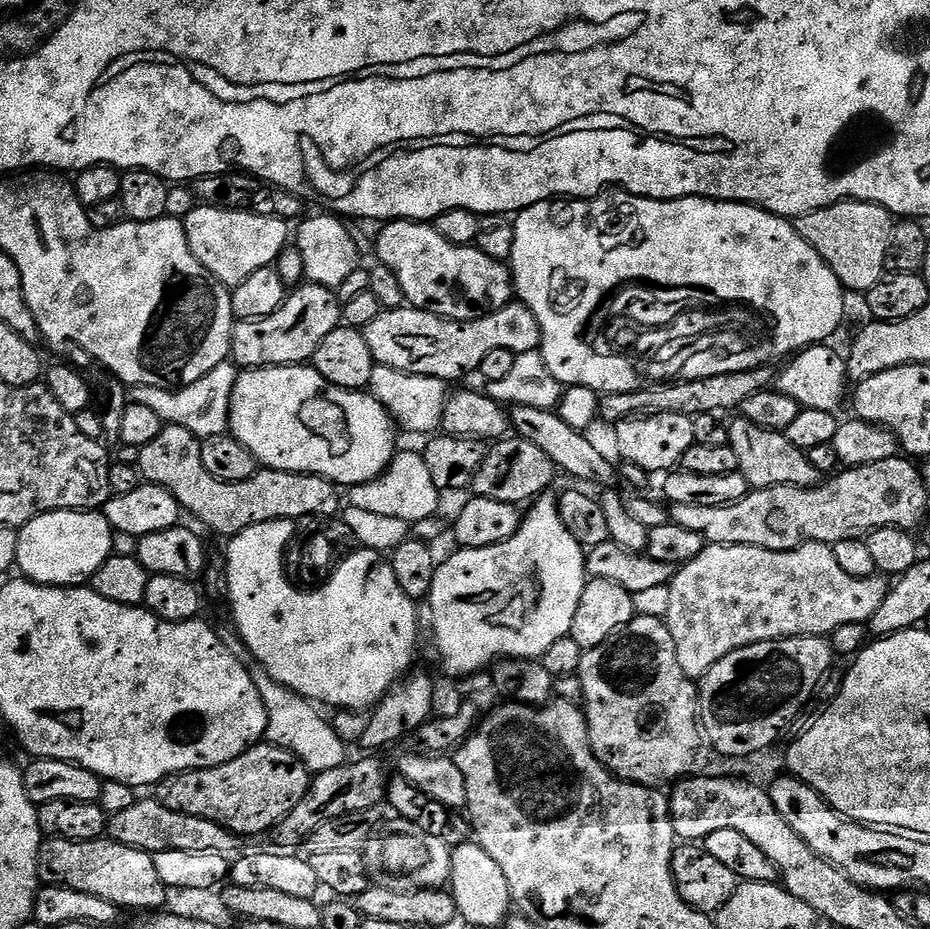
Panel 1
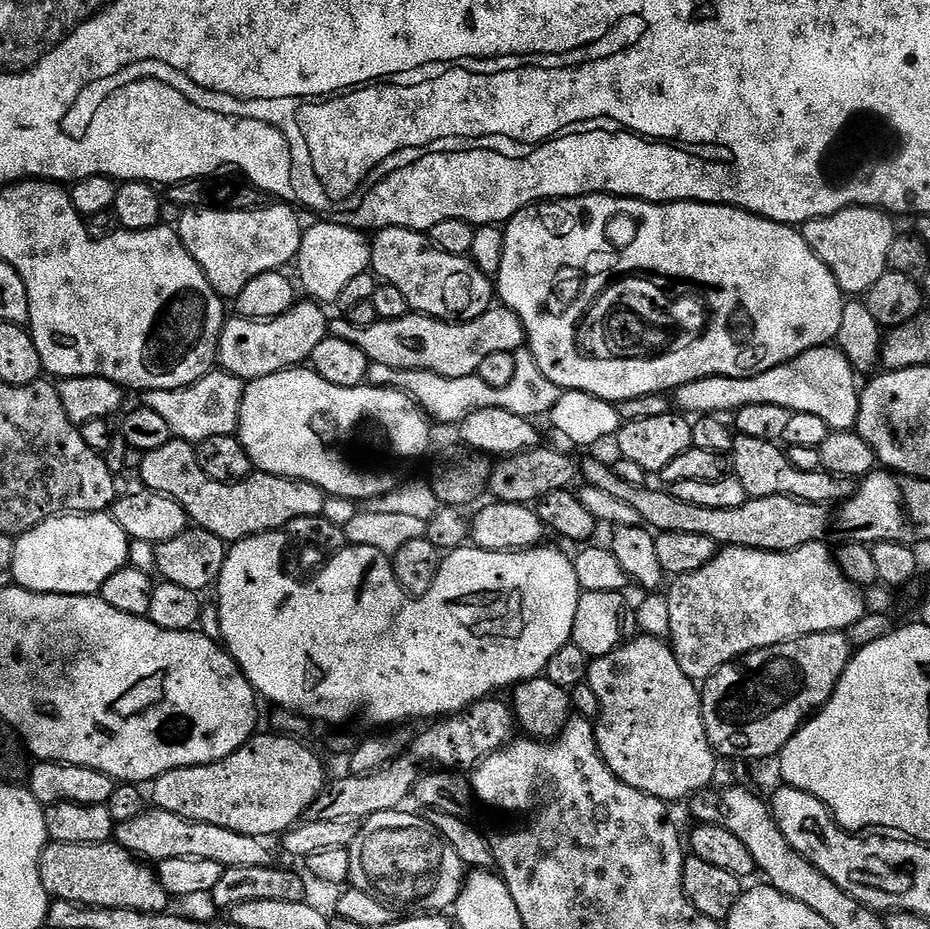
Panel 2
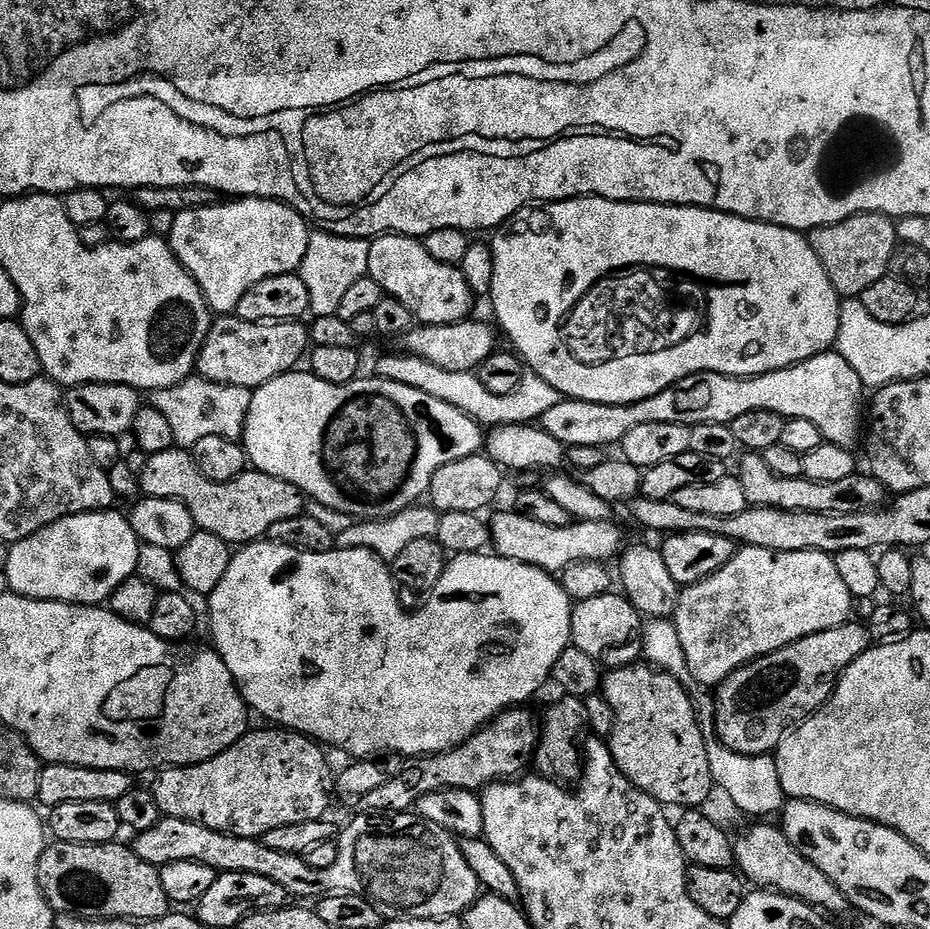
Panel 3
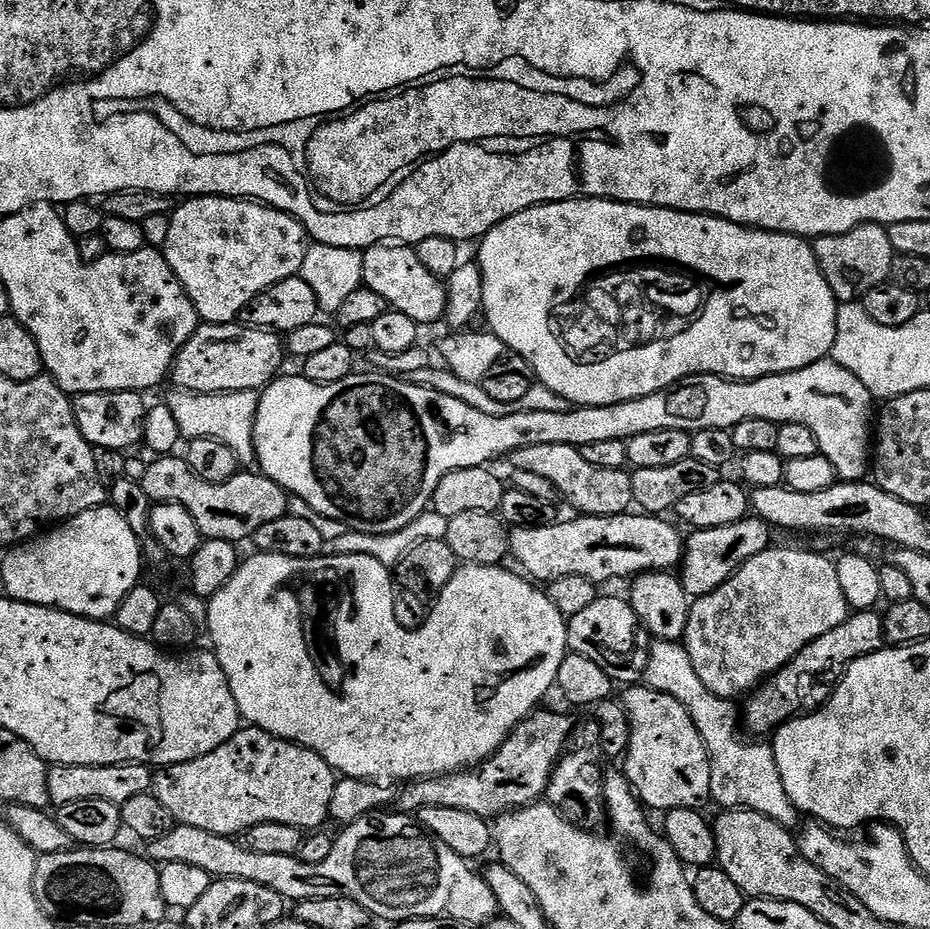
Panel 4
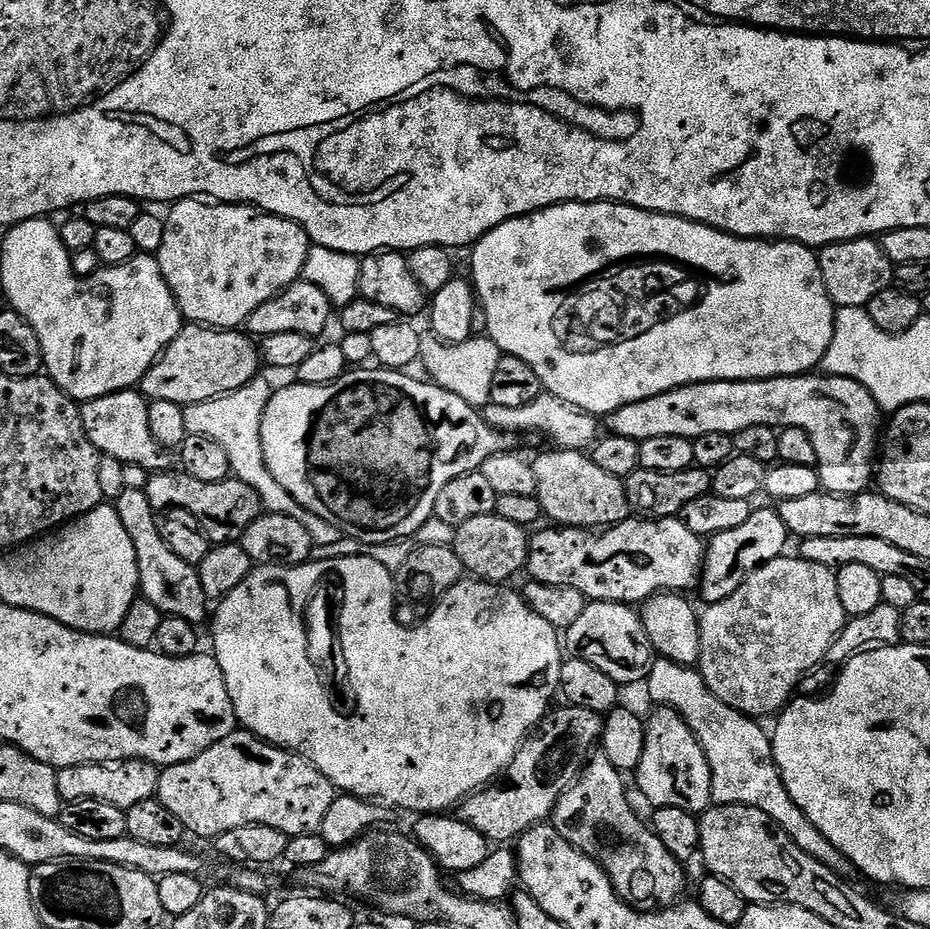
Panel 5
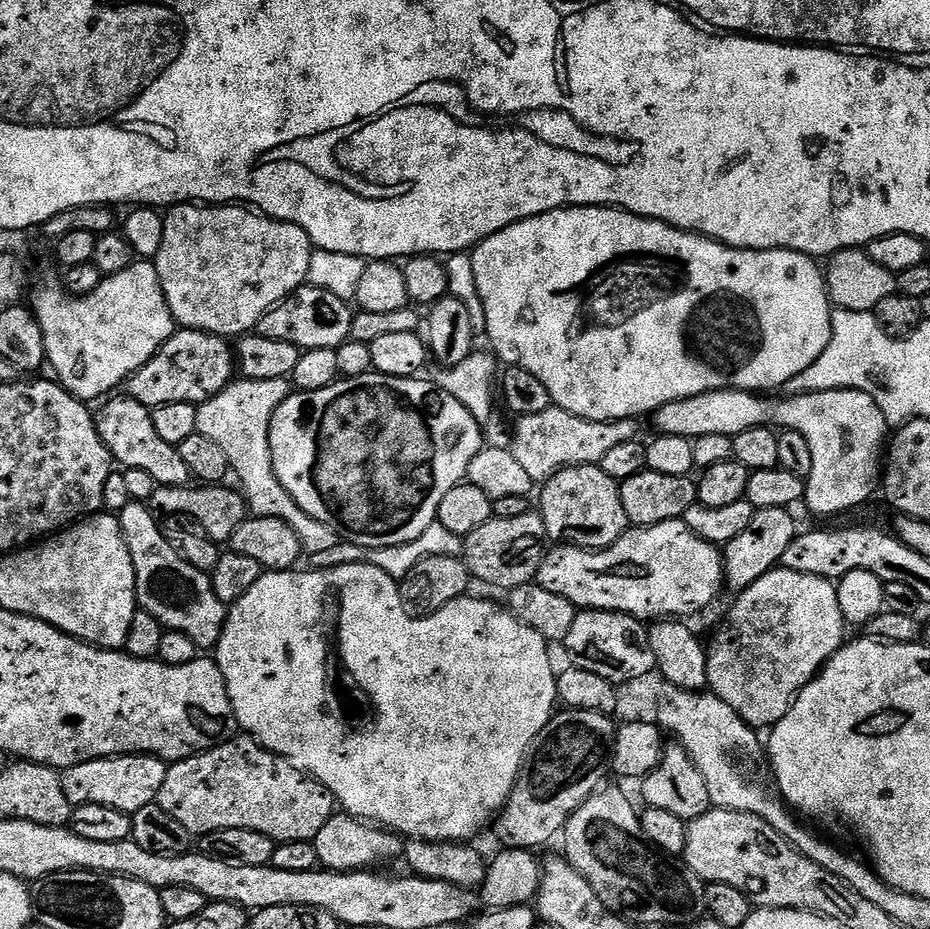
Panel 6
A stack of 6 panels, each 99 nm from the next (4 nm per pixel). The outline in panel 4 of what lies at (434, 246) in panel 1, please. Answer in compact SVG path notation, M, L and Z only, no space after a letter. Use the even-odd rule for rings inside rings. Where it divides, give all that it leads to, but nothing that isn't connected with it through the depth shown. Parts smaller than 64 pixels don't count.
M385 242L376 244L373 248L363 249L363 254L363 287L374 290L374 294L382 294L391 311L406 314L406 318L414 318L414 322L421 326L441 323L444 320L448 297L445 281L430 274L430 270L422 266L415 247L399 242Z

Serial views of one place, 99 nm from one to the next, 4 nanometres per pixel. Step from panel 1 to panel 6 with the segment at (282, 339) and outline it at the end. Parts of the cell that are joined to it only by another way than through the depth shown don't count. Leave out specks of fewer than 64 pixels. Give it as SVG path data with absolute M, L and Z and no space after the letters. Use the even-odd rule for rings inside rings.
M180 328L169 338L136 373L126 381L127 395L133 400L142 402L149 410L158 406L170 406L170 402L186 402L197 406L205 404L214 394L231 384L234 379L234 348L225 337L216 336L213 332L199 332L193 328Z

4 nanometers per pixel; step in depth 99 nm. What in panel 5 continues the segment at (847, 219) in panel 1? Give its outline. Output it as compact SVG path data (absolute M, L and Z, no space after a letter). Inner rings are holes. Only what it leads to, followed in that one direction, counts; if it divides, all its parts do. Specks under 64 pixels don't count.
M865 238L828 244L825 248L819 249L818 255L822 282L826 282L826 290L837 309L867 309L870 298L882 294L882 290L893 287L894 266L890 258L886 258L879 239Z

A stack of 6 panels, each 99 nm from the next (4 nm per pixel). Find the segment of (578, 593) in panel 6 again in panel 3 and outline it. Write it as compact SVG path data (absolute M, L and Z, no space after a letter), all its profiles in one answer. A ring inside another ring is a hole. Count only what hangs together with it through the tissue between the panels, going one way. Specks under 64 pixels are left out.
M508 510L508 512L498 513L493 520L491 518L490 529L490 544L495 555L514 562L529 564L553 574L563 572L566 566L579 560L608 562L611 556L612 559L619 557L622 545L625 543L619 526L612 520L602 522L581 520L566 526L542 526L542 522L534 522L515 510Z

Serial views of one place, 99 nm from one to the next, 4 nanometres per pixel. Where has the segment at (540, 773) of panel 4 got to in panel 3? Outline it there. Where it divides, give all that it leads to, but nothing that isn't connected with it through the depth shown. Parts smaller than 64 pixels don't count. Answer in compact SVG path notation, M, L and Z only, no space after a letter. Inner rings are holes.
M524 706L510 708L483 728L479 728L470 738L466 738L464 744L448 752L436 752L433 756L409 759L399 774L391 776L386 783L378 786L378 790L370 790L366 797L366 804L372 807L369 809L376 814L406 812L415 809L418 801L426 794L443 788L479 793L490 784L519 777L525 771L523 768L533 763L536 743L540 741L537 717L532 717L528 710Z

